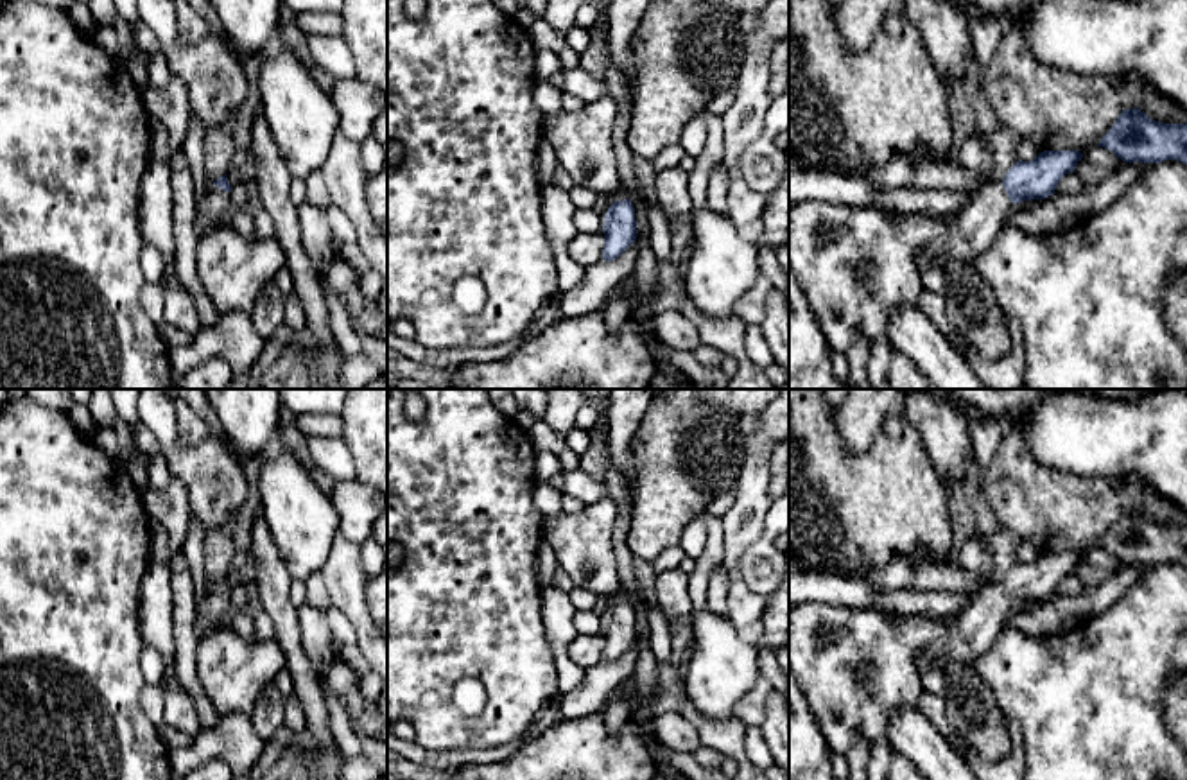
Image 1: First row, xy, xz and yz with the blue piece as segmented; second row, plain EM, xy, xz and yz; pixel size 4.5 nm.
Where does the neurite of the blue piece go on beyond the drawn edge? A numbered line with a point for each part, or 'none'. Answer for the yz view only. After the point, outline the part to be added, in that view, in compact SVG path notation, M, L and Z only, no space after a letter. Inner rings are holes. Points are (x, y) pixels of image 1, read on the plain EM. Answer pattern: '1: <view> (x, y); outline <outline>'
1: yz (827, 644); outline M990 583L974 597L954 628L941 628L929 619L902 615L886 619L880 610L850 610L827 602L800 602L789 610L789 669L793 671L812 717L830 750L846 757L855 741L866 741L873 750L879 742L888 742L891 712L897 706L918 710L923 692L922 674L927 669L943 672L947 662L974 662L984 654L997 635L1008 626L1009 602L1002 583Z

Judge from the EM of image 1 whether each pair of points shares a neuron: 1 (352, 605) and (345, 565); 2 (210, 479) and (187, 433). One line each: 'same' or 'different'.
1: same
2: different

